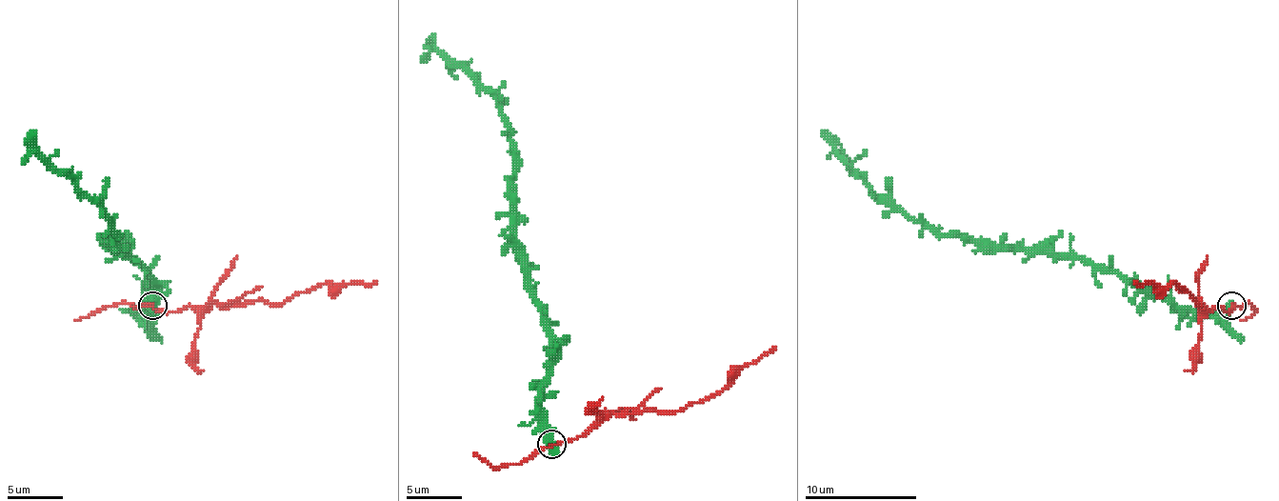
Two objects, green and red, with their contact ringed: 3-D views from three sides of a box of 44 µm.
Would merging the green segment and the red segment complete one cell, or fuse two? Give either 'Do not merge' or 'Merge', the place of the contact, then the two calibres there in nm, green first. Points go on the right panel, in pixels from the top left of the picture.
Do not merge. Place: (1231, 306). Thickness 400 nm (green) against 190 nm

